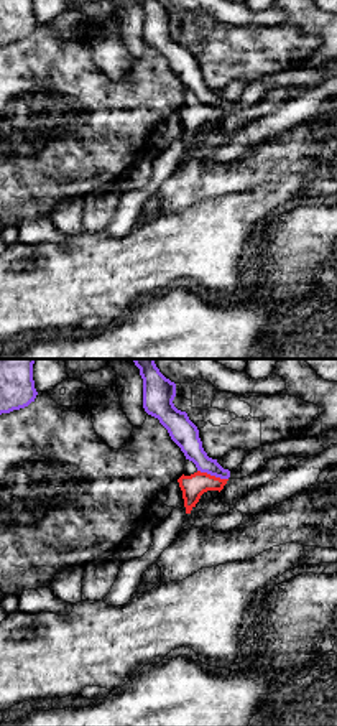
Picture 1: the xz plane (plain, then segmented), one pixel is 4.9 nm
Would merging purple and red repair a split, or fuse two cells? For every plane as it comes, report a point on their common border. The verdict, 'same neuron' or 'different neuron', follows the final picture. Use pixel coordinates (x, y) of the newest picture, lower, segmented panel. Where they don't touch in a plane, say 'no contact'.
meets purple at (212, 474)

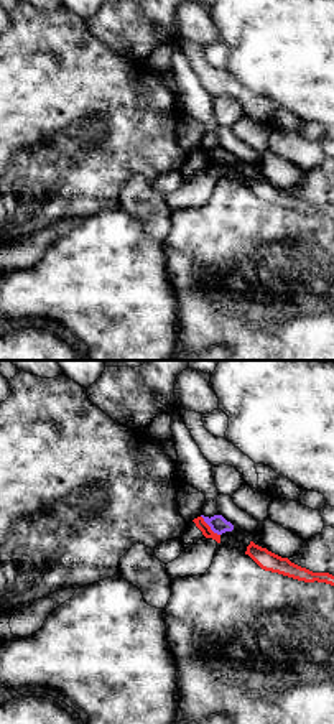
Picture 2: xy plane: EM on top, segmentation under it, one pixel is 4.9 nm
meets purple at (209, 525)

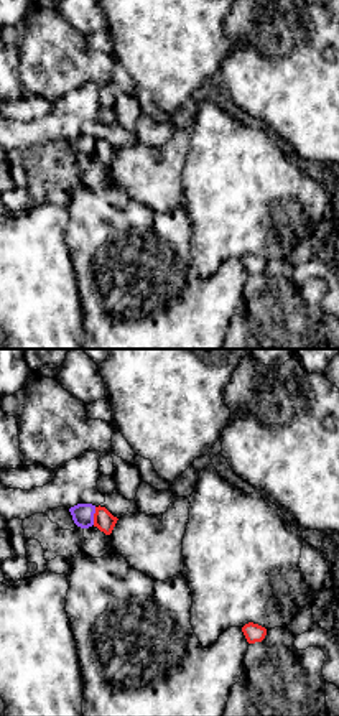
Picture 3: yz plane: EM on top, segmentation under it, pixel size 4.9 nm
meets purple at (92, 516)

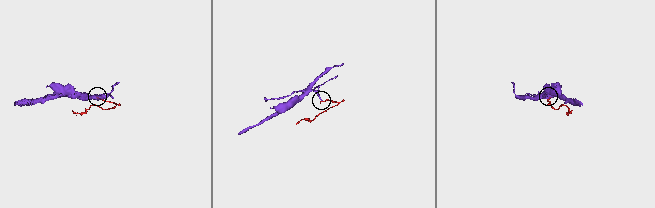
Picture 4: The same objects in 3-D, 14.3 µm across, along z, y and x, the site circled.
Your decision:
different neuron

